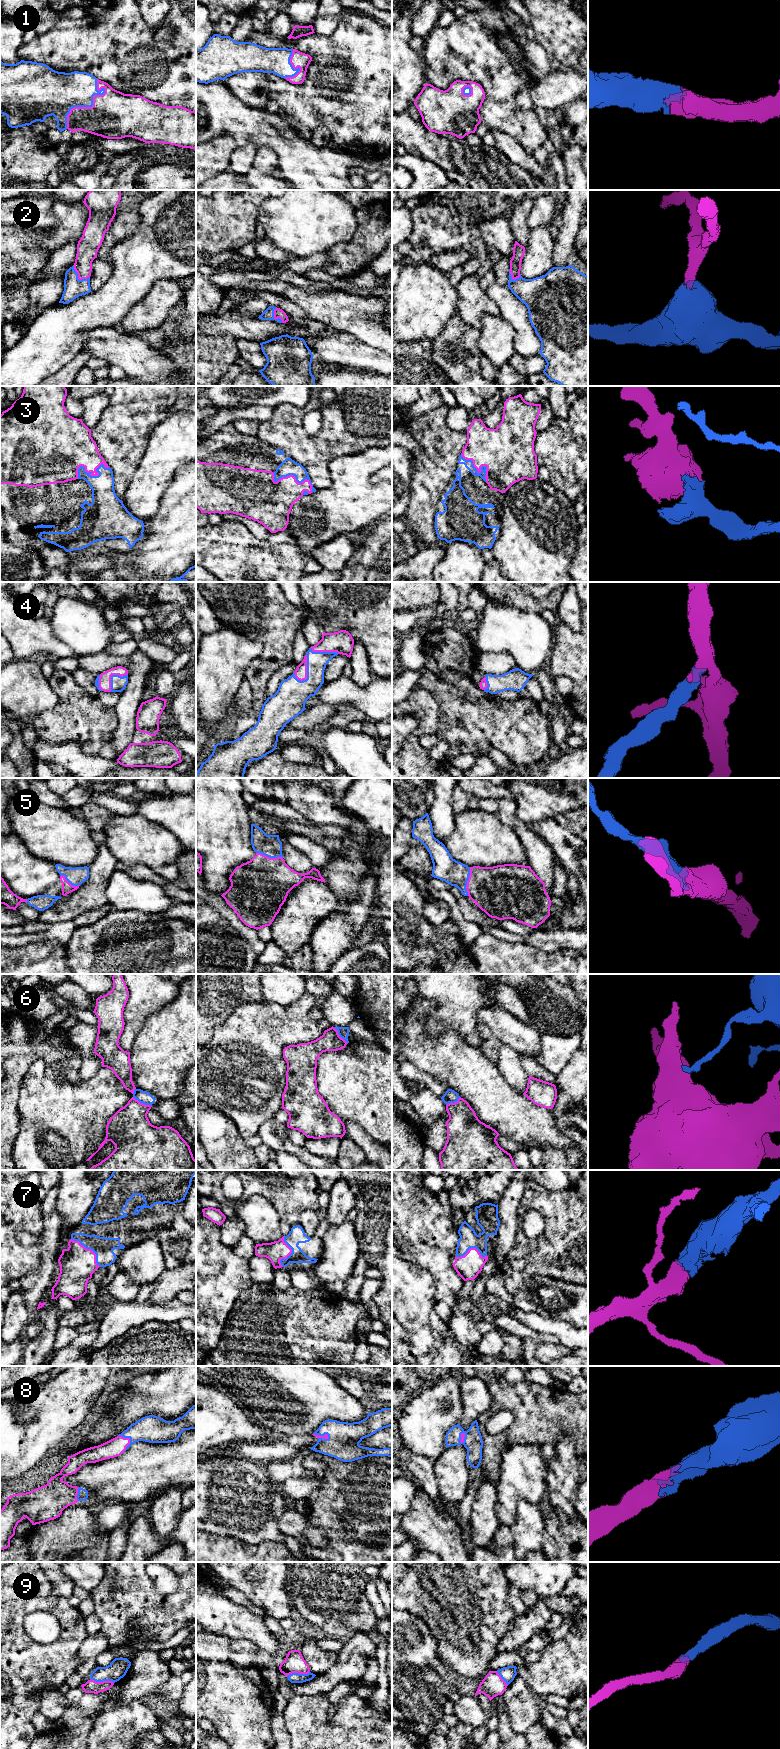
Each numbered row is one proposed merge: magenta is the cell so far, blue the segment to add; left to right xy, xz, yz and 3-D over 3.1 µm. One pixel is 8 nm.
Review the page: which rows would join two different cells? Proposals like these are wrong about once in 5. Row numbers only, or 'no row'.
6

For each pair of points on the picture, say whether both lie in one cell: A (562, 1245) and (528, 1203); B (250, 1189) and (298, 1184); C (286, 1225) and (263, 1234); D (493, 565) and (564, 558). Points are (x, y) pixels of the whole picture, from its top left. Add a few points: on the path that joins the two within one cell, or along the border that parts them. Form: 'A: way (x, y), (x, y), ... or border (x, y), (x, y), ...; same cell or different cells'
A: way (562, 1232), (562, 1227), (541, 1206); same cell
B: way (262, 1189), (276, 1192), (286, 1188); same cell
C: border (272, 1205), (279, 1215), (279, 1229), (283, 1235); different cells
D: border (494, 558), (501, 571); different cells

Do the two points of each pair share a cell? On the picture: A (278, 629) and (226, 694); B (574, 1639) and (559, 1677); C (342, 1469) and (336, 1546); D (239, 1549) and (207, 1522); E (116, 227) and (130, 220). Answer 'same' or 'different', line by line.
A: different
B: same
C: same
D: different
E: same

